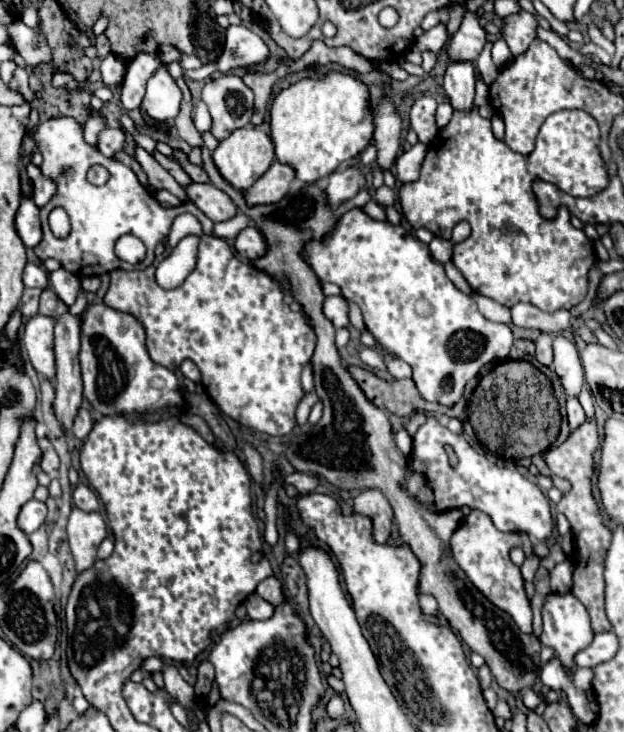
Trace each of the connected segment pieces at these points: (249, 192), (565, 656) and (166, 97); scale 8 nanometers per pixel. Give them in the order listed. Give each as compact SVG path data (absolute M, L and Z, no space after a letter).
M275 160L271 164L271 168L251 188L243 190L247 206L279 202L289 192L289 184L291 184L293 178L295 178L293 168L285 166L285 164L279 164Z
M551 592L545 596L545 604L541 608L541 616L543 616L543 632L539 636L543 646L551 646L555 650L555 654L561 658L561 664L565 668L575 668L573 666L573 656L587 648L593 640L593 628L591 628L591 620L587 616L587 608L583 608L583 604L579 604L579 600L575 600L575 596L571 592L567 594L557 594Z
M163 64L147 82L147 94L141 104L141 110L157 122L171 122L179 112L179 104L181 90L177 88L175 80L167 74L167 68Z

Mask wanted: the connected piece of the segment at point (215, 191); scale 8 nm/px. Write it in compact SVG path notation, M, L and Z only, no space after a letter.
M191 182L185 188L187 198L205 214L209 216L213 222L221 222L221 220L229 220L231 216L235 216L235 204L231 202L231 198L221 192L219 188L215 188L213 184L197 184Z

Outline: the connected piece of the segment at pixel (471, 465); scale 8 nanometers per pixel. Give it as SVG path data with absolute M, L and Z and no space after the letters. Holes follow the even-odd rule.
M435 416L427 418L427 422L417 430L413 438L413 450L409 454L405 488L411 498L421 502L431 512L445 512L455 508L475 508L491 516L495 528L501 532L521 530L531 538L547 540L553 530L549 502L537 484L523 478L513 462L500 456L495 461L485 454L475 452L467 440L459 434L453 434L449 428L441 426ZM445 444L451 444L459 456L457 468L449 466L449 456Z

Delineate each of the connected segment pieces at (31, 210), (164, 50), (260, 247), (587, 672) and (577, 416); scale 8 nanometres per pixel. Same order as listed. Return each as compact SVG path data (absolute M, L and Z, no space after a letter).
M23 198L17 216L15 216L15 228L27 248L33 248L41 240L41 222L39 222L39 208L33 200Z
M161 46L159 48L159 58L165 64L169 64L169 62L181 62L181 52L177 48L171 48L171 46Z
M247 226L235 238L235 250L239 252L241 258L253 262L253 260L257 260L259 256L265 254L265 240L263 240L263 236L261 236L261 232L257 228Z
M577 668L573 674L573 684L577 690L587 692L591 688L591 678L593 678L593 670L591 668Z
M569 396L569 398L567 398L567 416L569 416L569 426L571 426L571 430L575 430L575 428L585 420L585 412L583 412L577 396Z

